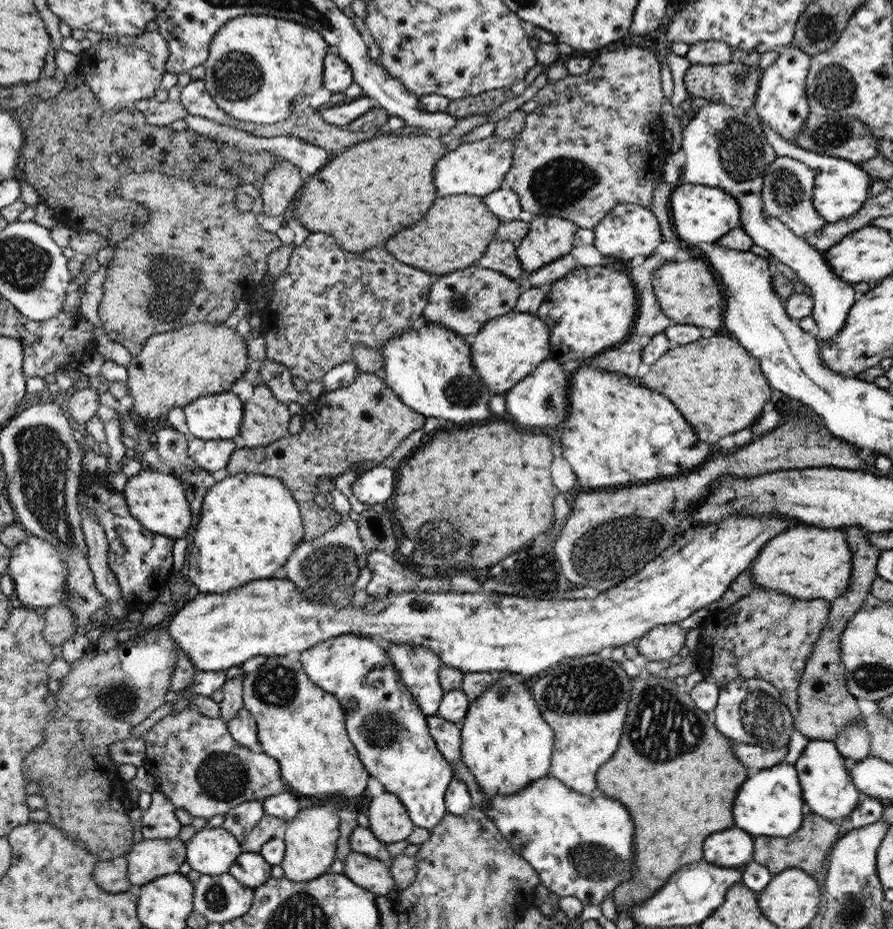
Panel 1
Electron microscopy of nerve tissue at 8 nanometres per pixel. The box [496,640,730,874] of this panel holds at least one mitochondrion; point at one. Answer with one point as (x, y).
(657, 715)

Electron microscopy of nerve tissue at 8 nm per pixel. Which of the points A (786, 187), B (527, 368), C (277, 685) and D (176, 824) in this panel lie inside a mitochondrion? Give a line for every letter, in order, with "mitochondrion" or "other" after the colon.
A: mitochondrion
B: other
C: mitochondrion
D: other

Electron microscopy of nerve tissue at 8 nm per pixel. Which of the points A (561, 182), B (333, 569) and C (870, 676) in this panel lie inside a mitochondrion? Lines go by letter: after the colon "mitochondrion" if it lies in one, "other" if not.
A: mitochondrion
B: mitochondrion
C: mitochondrion

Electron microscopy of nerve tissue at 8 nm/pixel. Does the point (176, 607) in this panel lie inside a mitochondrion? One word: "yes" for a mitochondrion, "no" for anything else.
no

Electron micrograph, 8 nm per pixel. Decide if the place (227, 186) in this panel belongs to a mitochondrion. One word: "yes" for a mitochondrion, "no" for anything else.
no

